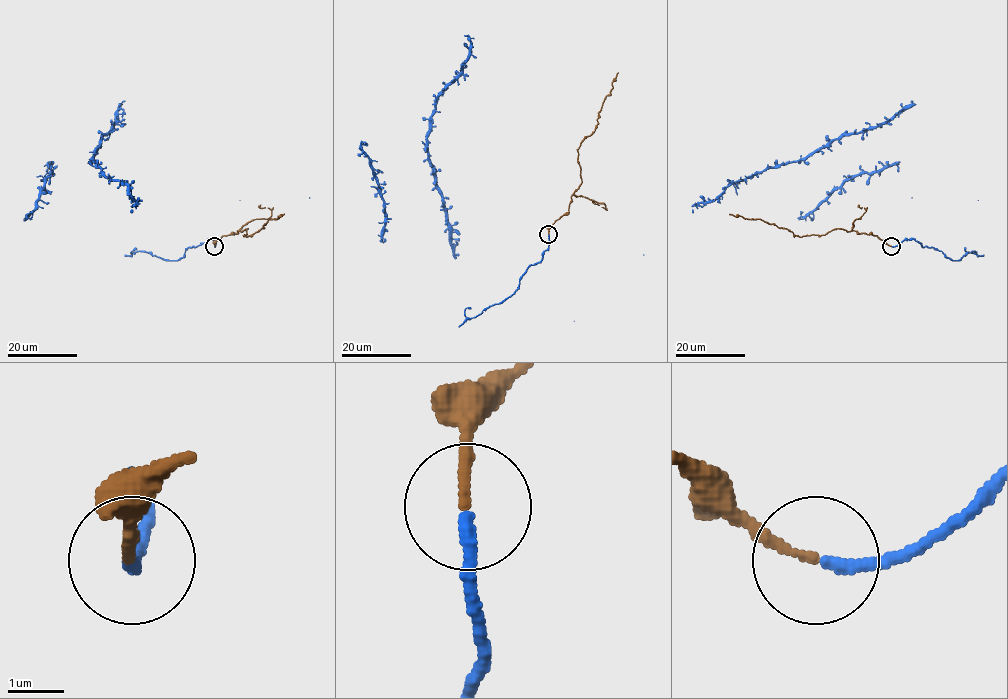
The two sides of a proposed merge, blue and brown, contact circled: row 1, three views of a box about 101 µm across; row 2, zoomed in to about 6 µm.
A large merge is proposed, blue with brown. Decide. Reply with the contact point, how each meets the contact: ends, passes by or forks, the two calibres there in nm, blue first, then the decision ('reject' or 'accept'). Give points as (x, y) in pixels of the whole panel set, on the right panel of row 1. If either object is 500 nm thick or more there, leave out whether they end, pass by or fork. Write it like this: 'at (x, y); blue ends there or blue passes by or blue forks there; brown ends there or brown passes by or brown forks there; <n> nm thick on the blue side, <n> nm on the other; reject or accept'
at (891, 246); blue ends there; brown ends there; 240 nm thick on the blue side, 170 nm on the other; accept

